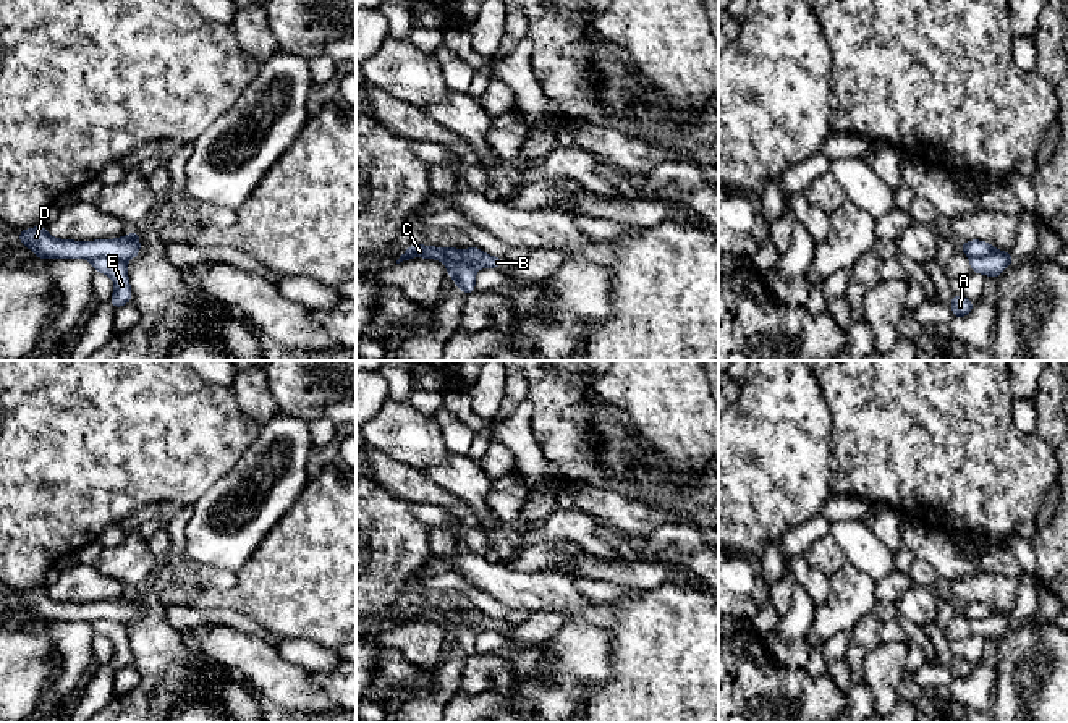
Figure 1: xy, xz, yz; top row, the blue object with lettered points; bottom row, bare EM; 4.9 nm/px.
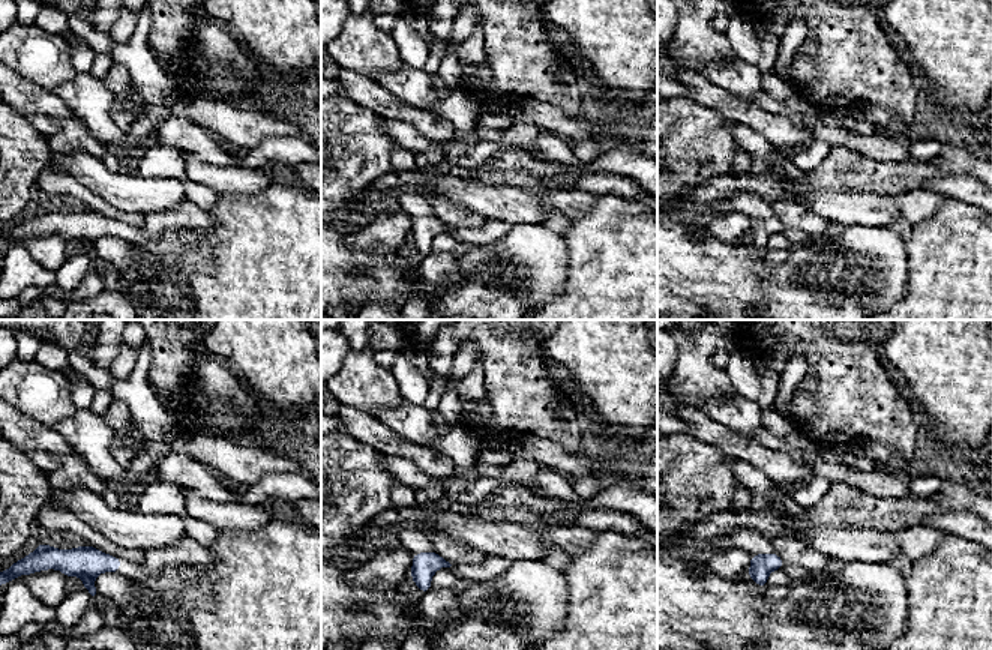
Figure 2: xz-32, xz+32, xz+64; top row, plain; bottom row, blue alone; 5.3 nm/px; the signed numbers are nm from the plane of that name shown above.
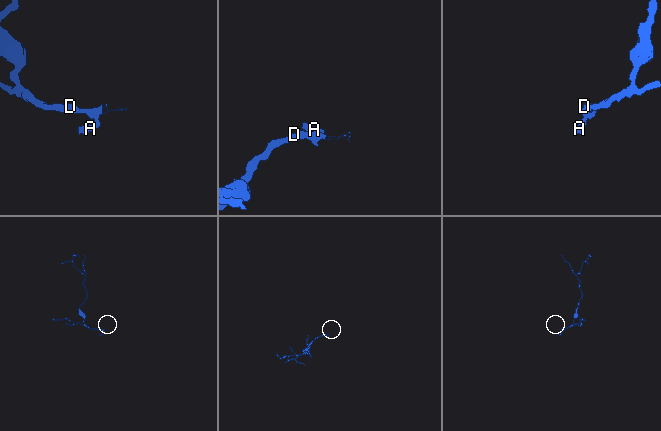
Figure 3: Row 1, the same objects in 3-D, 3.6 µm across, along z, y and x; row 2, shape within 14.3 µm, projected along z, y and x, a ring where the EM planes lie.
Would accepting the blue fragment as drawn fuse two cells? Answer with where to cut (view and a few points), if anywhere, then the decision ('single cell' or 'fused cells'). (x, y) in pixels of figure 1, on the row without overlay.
xz (468, 612), (461, 615), (458, 631), (452, 639) | fused cells

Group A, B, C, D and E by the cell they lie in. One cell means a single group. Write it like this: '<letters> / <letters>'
A E / B C D

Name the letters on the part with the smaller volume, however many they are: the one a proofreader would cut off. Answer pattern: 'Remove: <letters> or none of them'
Remove: A, E

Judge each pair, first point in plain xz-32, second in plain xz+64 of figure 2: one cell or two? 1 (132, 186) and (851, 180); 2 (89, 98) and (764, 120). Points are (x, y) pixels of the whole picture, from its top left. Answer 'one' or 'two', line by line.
1: two
2: two

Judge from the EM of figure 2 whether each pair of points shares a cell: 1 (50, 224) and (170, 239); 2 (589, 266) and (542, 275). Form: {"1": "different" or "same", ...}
{"1": "same", "2": "different"}

